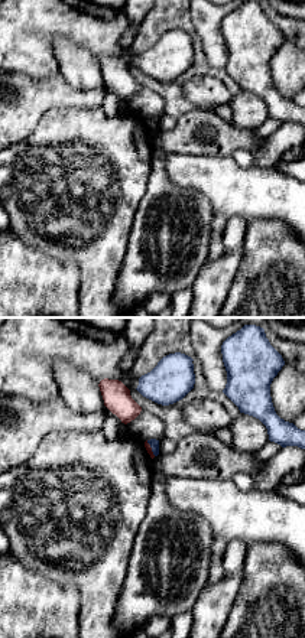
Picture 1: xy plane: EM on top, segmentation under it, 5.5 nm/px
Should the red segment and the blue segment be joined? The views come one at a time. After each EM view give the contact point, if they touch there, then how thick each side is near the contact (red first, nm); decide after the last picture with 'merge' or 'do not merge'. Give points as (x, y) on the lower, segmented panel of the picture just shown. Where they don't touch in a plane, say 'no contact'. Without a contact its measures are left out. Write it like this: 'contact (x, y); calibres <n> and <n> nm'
contact (151, 448); calibres 30 and 50 nm

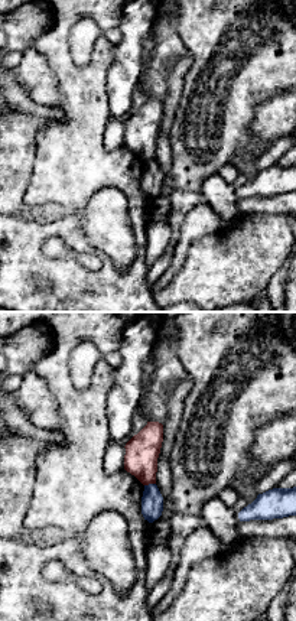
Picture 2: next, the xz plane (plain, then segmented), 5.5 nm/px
contact (149, 483); calibres 190 and 130 nm

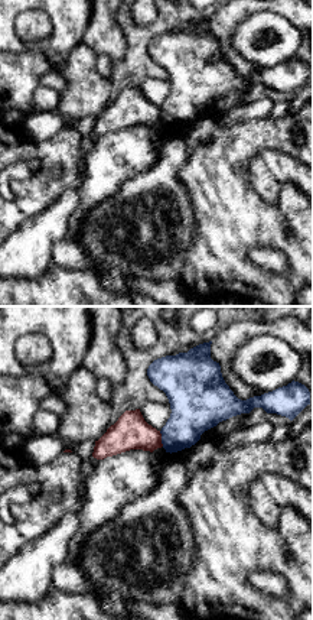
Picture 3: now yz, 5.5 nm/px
contact (160, 438); calibres 190 and 260 nm

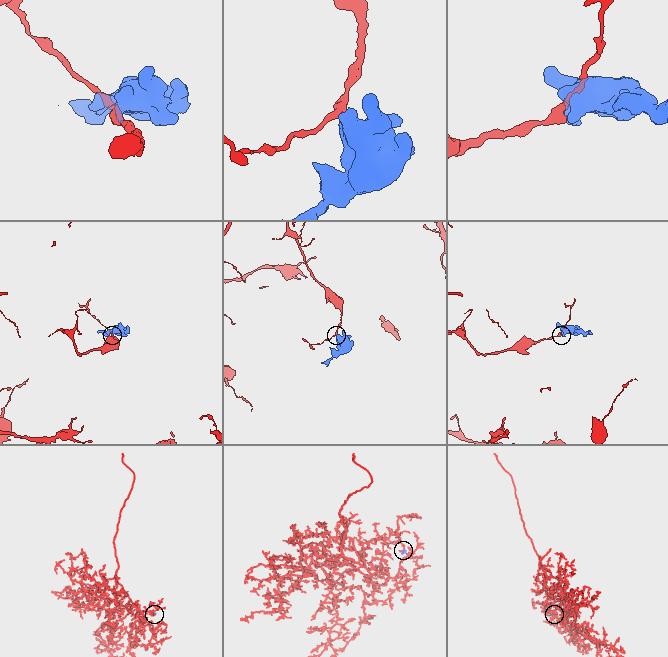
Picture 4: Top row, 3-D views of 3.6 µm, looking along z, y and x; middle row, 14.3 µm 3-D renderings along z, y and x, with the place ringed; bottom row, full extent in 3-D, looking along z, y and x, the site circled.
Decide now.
do not merge

